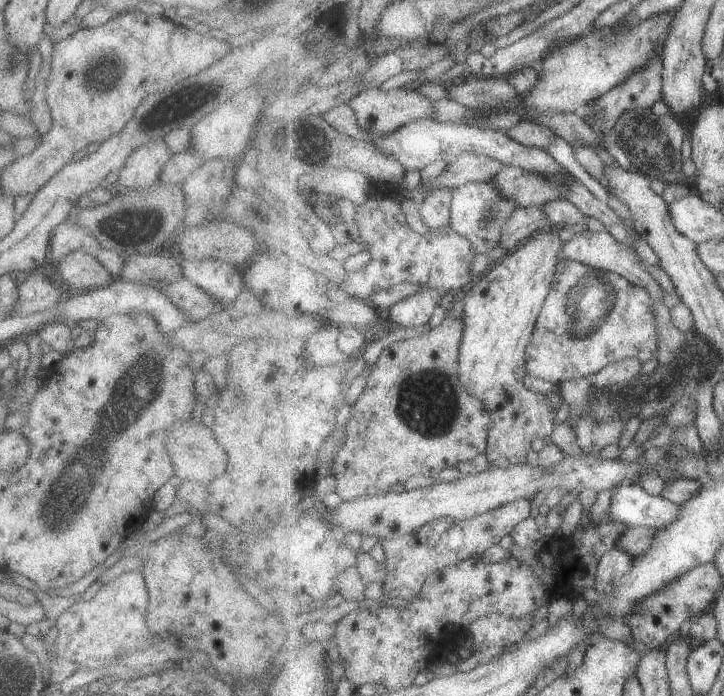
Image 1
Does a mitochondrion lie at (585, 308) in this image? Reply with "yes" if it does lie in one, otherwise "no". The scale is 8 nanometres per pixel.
yes

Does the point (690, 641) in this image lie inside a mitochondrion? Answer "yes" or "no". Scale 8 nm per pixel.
no

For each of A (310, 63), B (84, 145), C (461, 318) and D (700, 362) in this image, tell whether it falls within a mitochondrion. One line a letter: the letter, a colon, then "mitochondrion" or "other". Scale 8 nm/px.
A: other
B: other
C: other
D: mitochondrion

